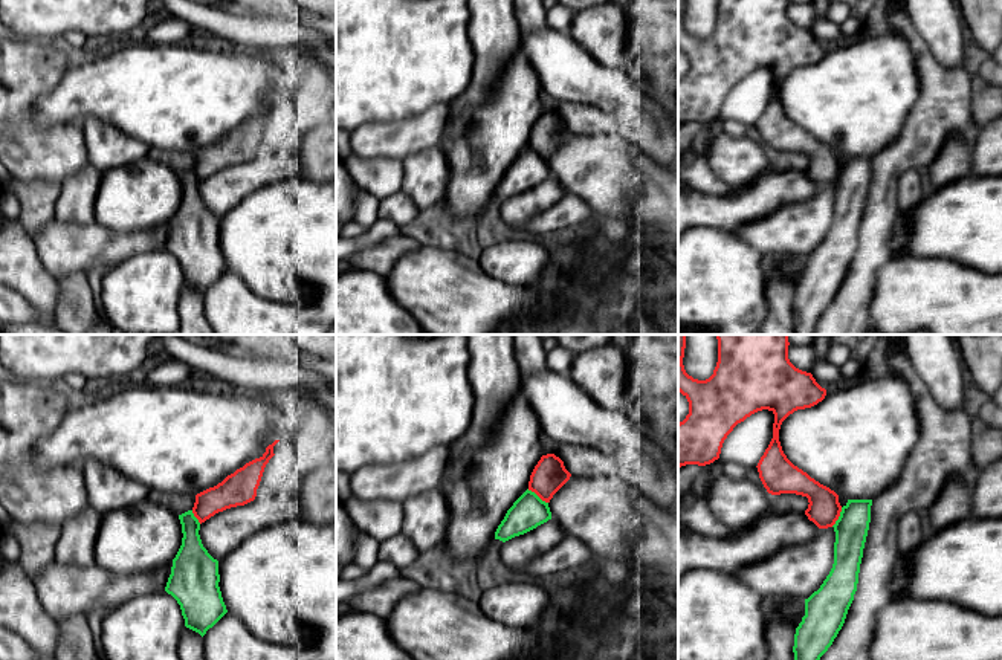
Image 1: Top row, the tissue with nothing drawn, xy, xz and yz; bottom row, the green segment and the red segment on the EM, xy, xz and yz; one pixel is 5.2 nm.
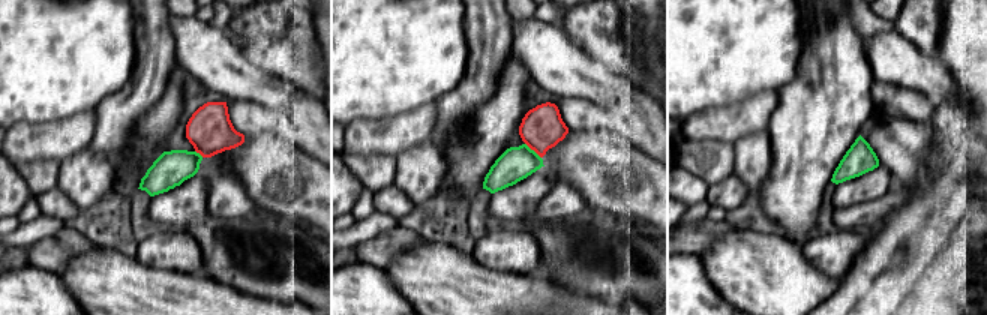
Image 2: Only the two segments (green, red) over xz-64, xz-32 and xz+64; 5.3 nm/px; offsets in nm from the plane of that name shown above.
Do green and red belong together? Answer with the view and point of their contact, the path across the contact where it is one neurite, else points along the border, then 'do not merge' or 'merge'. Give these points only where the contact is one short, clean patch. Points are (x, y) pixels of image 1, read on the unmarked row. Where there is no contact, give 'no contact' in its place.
contact xz (536, 153); border xz (527, 147), (547, 161); do not merge

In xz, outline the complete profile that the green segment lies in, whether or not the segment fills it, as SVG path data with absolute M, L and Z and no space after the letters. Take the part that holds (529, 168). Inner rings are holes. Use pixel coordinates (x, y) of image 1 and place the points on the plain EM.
M527 147L507 168L495 189L495 197L506 200L536 186L548 177L551 177L548 160Z

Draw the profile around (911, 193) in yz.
M916 170L906 171L898 182L898 208L910 214L924 200L921 176Z

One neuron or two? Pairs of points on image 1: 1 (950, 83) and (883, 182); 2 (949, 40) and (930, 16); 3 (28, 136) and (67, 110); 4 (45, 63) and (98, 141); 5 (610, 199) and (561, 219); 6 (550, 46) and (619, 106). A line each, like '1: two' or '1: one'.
1: one
2: one
3: two
4: two
5: two
6: one

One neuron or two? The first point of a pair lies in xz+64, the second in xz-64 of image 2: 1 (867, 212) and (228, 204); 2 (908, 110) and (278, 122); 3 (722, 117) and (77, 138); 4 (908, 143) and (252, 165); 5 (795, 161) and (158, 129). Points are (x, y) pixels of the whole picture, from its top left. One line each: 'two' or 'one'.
1: one
2: one
3: one
4: one
5: one

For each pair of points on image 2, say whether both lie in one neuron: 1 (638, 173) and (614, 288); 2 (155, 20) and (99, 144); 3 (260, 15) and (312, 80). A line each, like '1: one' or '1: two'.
1: two
2: one
3: one

